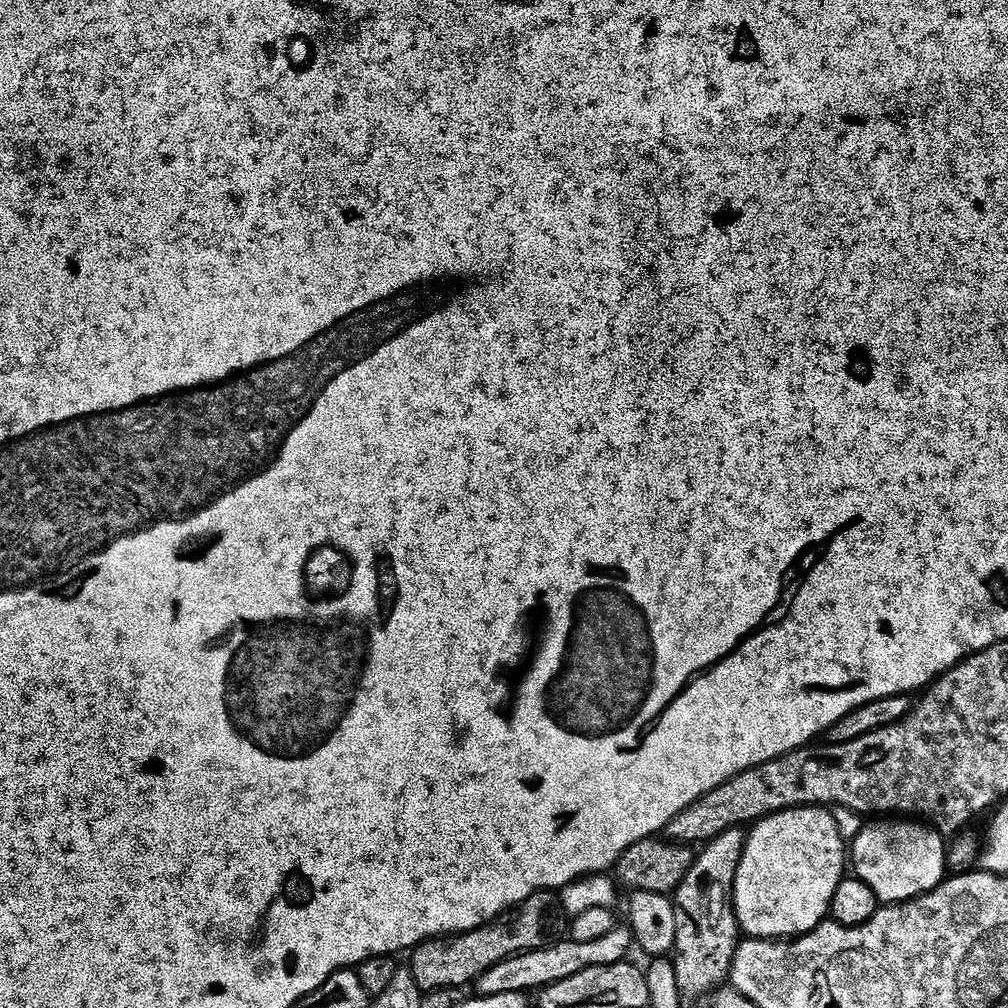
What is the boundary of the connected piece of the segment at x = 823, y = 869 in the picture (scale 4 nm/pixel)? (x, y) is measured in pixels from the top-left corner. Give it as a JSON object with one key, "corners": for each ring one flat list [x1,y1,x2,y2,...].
{"corners":[[824,806,787,808,784,812,773,812,771,816,756,821,747,833,736,881,732,883,732,906,736,913,736,923,745,937,779,941,781,938,805,936,819,924,825,923,832,906,834,890,838,890,840,881,846,876,846,842,844,846,840,828,831,814]]}

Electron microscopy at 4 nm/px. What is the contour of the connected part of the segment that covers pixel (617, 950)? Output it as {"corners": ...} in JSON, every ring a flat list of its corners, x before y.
{"corners":[[617,926,610,934,589,944,575,944,570,938,564,938,561,944,552,942,533,952,523,952,520,956,512,956,509,960,498,962,498,966,486,970,486,974,482,974,474,981,474,992,477,996,514,994,515,992,531,994,532,991,535,993,587,968,619,964,627,957,625,955,633,944,631,930,626,926]]}

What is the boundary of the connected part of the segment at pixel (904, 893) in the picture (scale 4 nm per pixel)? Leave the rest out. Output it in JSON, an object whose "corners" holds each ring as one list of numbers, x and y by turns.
{"corners":[[874,820,867,824,853,846,851,843,850,860,854,862,855,877,871,888,877,901,890,906,907,903,943,883,948,868,947,847,937,829,906,820]]}

